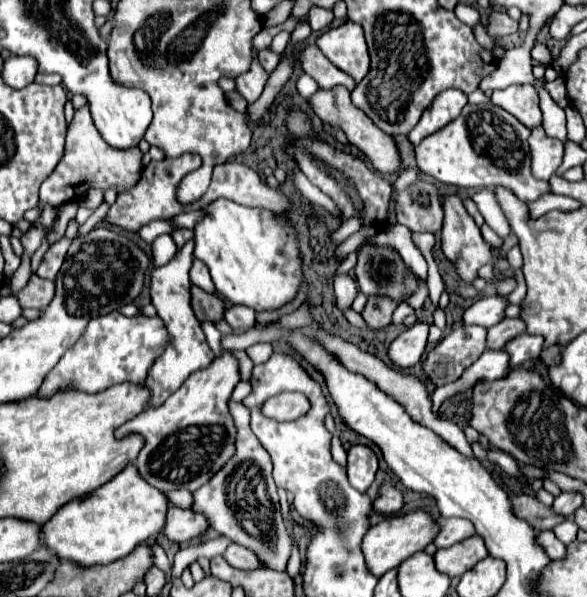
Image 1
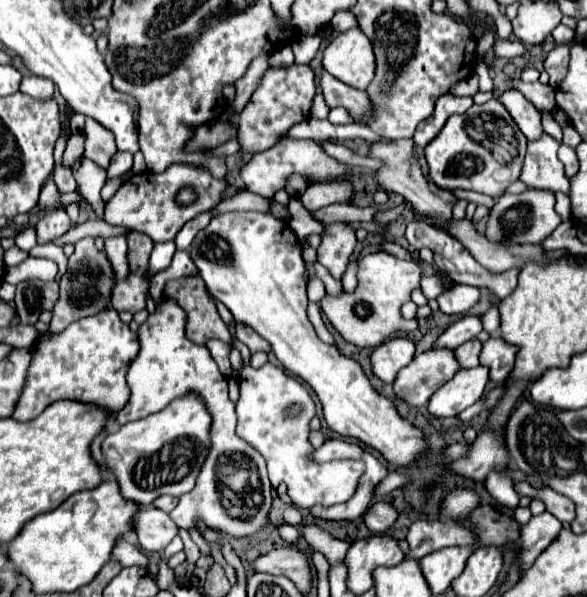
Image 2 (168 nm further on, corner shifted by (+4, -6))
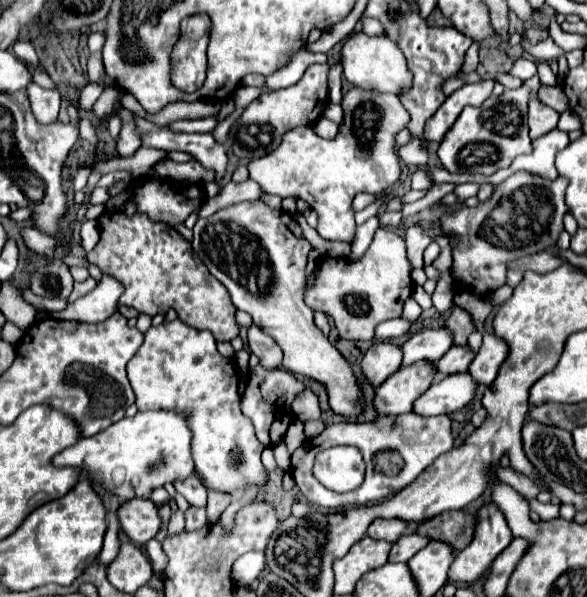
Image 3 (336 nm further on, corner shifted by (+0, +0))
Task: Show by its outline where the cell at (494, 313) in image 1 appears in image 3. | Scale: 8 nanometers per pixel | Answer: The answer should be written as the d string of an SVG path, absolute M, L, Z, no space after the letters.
M446 326L436 330L422 330L402 344L402 354L404 354L402 364L408 366L418 360L436 362L446 354L450 346L452 346L452 332Z

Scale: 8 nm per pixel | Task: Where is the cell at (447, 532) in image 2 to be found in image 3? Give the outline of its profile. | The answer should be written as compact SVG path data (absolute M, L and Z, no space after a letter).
M408 534L402 536L394 546L392 546L392 554L388 562L408 562L418 550L422 550L426 544L430 542L428 536L420 536L420 534Z

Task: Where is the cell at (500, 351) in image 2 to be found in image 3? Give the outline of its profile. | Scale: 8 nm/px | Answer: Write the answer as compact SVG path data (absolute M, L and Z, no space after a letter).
M482 332L482 346L468 372L476 378L476 382L486 386L492 384L494 378L498 376L502 362L508 358L508 350L510 348L502 338L498 338L496 334Z

